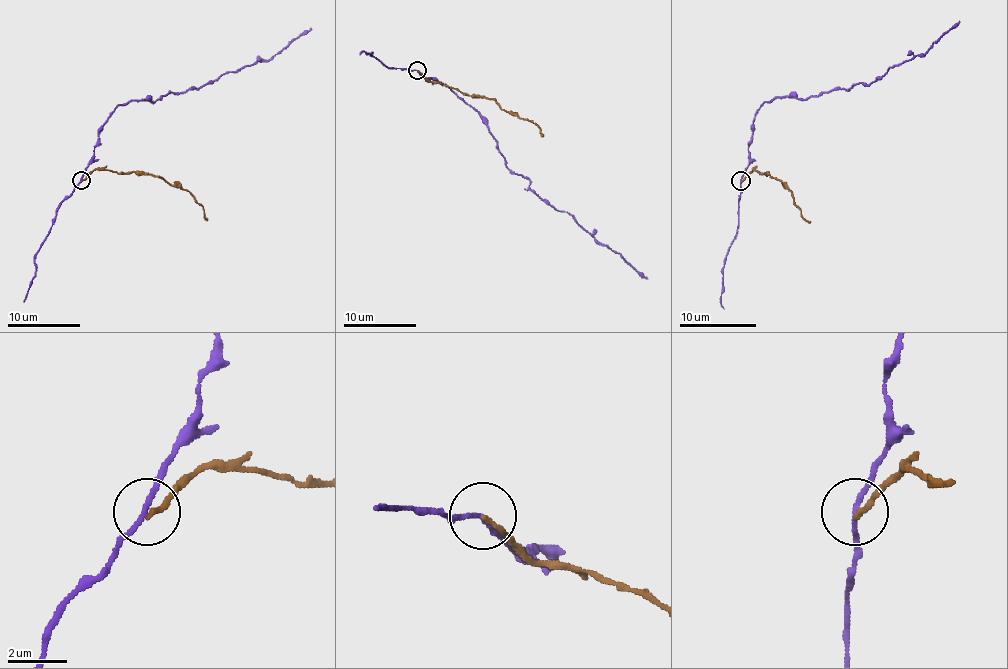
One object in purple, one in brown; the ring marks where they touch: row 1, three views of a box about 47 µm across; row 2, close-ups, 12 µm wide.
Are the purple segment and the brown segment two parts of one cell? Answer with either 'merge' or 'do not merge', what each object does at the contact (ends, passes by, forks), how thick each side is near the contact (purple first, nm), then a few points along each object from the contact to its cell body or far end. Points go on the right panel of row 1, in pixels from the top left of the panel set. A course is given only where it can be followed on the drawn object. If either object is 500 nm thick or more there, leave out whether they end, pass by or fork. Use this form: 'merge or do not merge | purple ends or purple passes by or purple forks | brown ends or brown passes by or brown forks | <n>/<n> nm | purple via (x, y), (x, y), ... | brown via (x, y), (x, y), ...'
do not merge | purple passes by | brown ends | 140/170 nm | purple via (741, 180), (754, 113), (766, 102), (869, 84), (888, 67), (921, 56), (960, 21) | brown via (741, 182), (754, 169), (775, 177), (791, 192), (800, 215), (810, 223)

